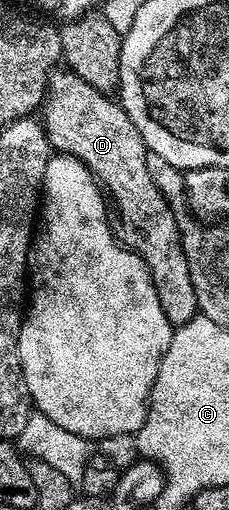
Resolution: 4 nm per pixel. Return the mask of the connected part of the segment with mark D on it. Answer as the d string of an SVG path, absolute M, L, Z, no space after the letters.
M54 69L47 78L47 97L43 102L45 135L50 147L56 153L69 154L80 160L103 187L112 205L113 202L117 205L117 218L115 214L117 240L126 250L132 250L145 261L145 267L151 276L151 284L155 284L155 296L159 296L159 308L163 308L163 316L167 316L168 322L176 328L189 323L199 314L195 284L191 284L191 268L185 255L187 246L185 242L181 243L181 230L177 227L177 218L173 215L172 208L169 207L170 199L155 186L150 173L147 172L144 160L147 147L139 128L135 128L131 116L127 116L120 101L113 99L112 102L109 98L112 97L108 93L91 88L87 80L75 76L72 70Z

